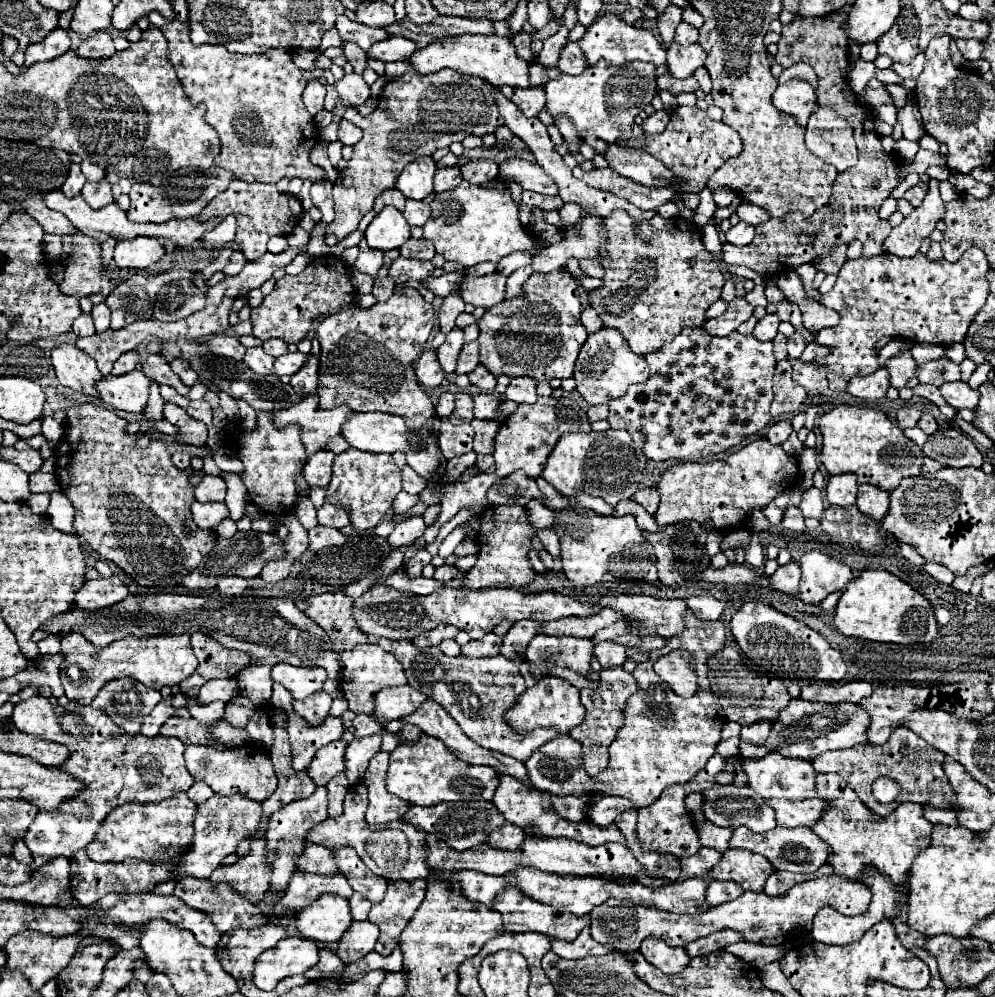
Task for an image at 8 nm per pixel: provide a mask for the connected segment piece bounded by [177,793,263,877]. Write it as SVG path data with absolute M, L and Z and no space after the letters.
M235 793L235 797L211 797L203 805L199 805L197 817L195 817L195 841L191 851L183 857L183 863L179 863L179 877L207 877L205 869L215 869L223 857L229 853L235 853L235 845L239 841L247 839L247 833L255 833L263 821L263 803L251 801L249 797L243 797L241 793Z

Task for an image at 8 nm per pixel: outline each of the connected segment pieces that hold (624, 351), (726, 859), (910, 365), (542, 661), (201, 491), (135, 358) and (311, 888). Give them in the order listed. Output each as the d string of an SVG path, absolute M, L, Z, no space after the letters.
M599 329L587 337L583 343L583 349L579 351L577 363L575 363L575 373L577 381L577 391L579 395L589 403L589 405L601 405L607 403L615 397L625 395L629 385L633 383L643 383L649 377L649 367L645 357L639 357L637 353L631 353L631 347L627 341L623 341L623 333L615 329Z
M727 849L719 861L719 865L715 865L715 869L711 869L709 877L717 879L717 881L735 881L739 883L745 891L763 891L763 885L767 881L767 877L773 873L771 863L757 853L747 853L743 849Z
M901 351L899 355L895 355L887 365L889 369L889 379L891 379L891 385L901 389L907 385L907 381L915 375L917 371L917 363L913 359L913 355L909 351Z
M535 635L531 639L531 643L527 645L527 653L525 659L531 661L534 665L530 672L538 681L541 677L551 675L550 669L554 666L569 667L573 671L577 671L579 675L587 675L589 661L591 661L591 649L595 647L593 639L579 639L579 637L553 637L553 635Z
M205 475L203 481L195 487L195 499L197 501L225 501L225 493L227 493L227 485L221 477L215 475Z
M131 351L131 353L127 353L127 355L123 355L123 357L119 357L117 361L115 361L115 367L113 367L113 375L123 375L123 373L127 373L127 371L133 371L137 365L139 365L139 359L141 359L141 355L137 353L137 351Z
M295 871L283 895L275 903L271 903L269 909L277 917L285 913L297 913L297 909L305 909L311 901L315 901L323 893L337 893L343 897L351 897L353 889L341 873L319 875Z

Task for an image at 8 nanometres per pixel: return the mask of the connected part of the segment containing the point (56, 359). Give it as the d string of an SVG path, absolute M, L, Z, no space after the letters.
M75 343L53 347L51 365L55 367L61 385L97 397L95 381L99 381L103 375L99 373L95 361L87 357L87 353L83 353L83 349L79 349Z

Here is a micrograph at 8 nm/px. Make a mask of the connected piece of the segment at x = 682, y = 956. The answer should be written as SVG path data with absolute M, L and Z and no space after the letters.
M647 937L643 943L641 943L641 949L643 957L657 969L661 969L663 973L667 975L673 975L673 973L681 973L683 967L689 963L689 955L685 953L685 949L675 949L671 945L667 945L665 941L661 939L655 939L655 937Z

